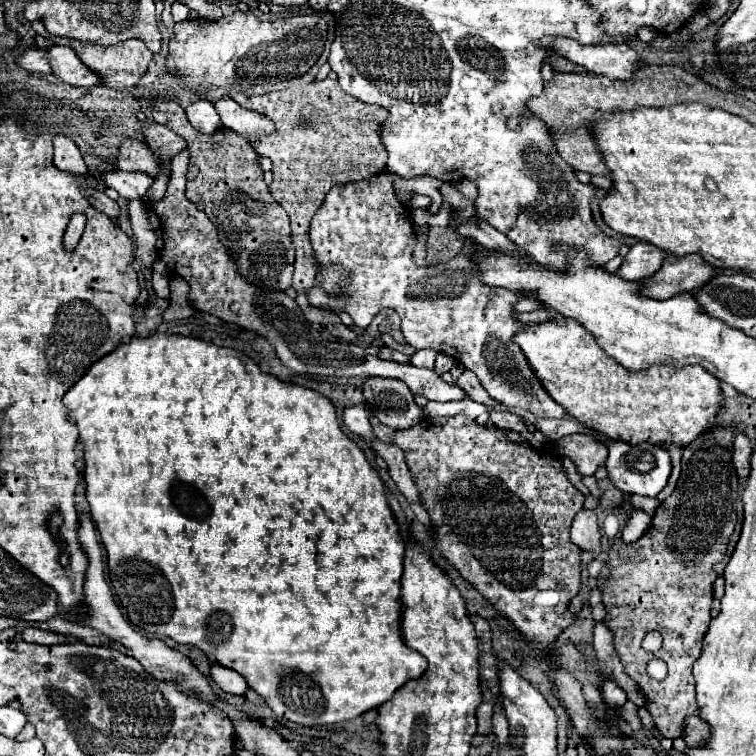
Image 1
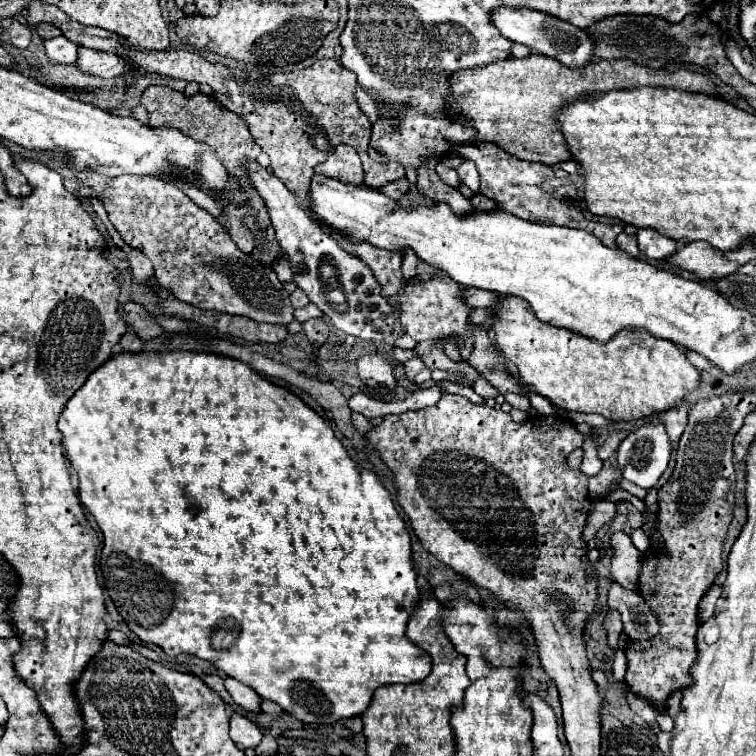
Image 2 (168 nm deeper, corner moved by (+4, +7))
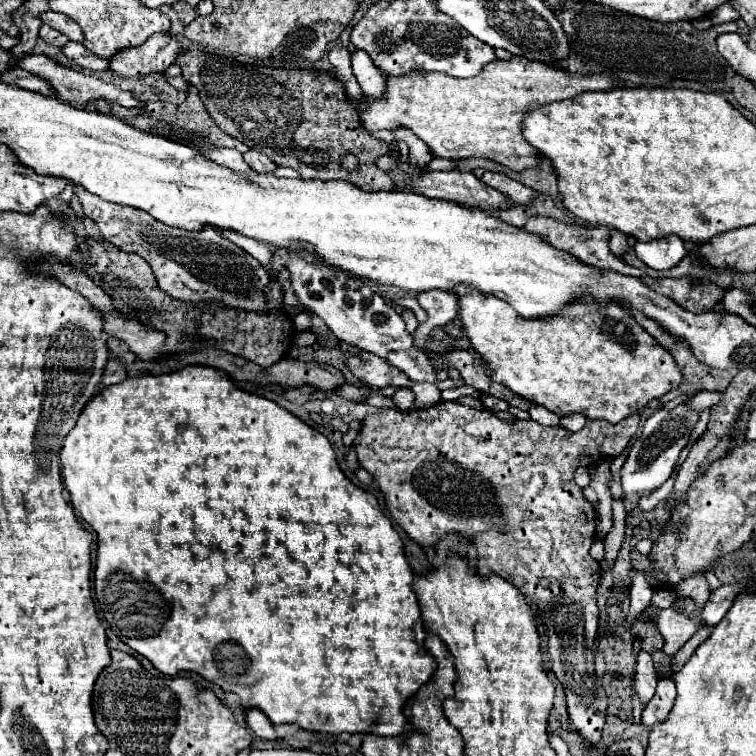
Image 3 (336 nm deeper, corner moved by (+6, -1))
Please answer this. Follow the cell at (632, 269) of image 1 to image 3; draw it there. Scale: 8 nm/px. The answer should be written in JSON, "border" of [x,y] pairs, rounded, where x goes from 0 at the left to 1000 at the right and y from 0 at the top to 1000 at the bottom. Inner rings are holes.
{"border":[[[884,311],[878,316],[868,316],[857,321],[844,319],[839,324],[839,332],[844,343],[865,358],[881,358],[894,353],[902,345],[902,340],[910,335],[907,321],[897,311]]]}

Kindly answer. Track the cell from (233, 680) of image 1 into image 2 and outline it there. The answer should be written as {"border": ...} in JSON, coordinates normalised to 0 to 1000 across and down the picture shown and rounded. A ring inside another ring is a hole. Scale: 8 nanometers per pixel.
{"border":[[[296,896],[296,909],[307,919],[310,930],[315,930],[317,935],[323,935],[328,940],[344,940],[344,922],[341,922],[341,917],[336,911],[315,903],[307,896]]]}

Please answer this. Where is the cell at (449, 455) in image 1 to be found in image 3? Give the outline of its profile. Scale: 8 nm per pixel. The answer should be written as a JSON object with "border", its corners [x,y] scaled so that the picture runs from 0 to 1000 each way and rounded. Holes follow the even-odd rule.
{"border":[[[590,530],[569,541],[505,541],[503,546],[484,549],[468,581],[476,618],[500,639],[519,687],[553,721],[571,724],[593,702],[622,710],[632,724],[632,755],[640,761],[651,755],[664,761],[664,766],[685,776],[701,798],[717,806],[717,821],[725,827],[730,888],[749,914],[757,959],[783,985],[794,983],[804,935],[799,909],[786,890],[786,848],[791,832],[788,776],[796,753],[778,731],[788,708],[788,676],[759,639],[759,623],[767,615],[788,615],[796,604],[817,604],[839,578],[844,557],[844,549],[815,562],[778,557],[770,570],[754,573],[743,570],[743,565],[720,565],[704,554],[667,557],[651,544],[632,544]]]}

